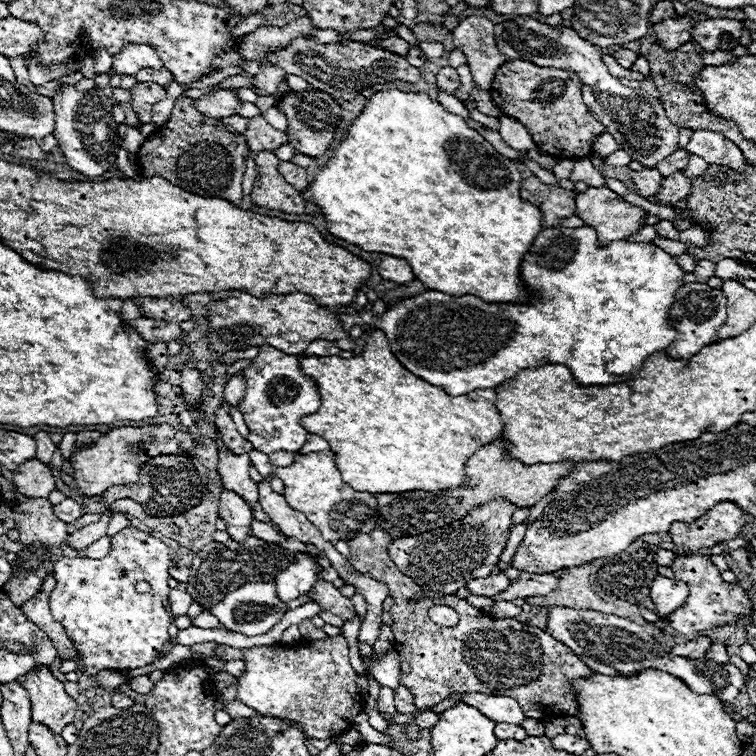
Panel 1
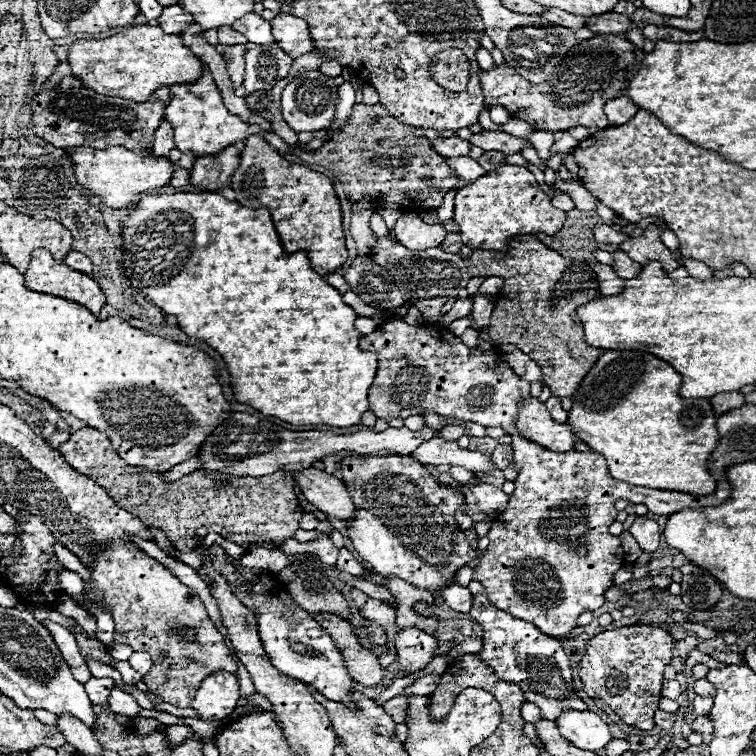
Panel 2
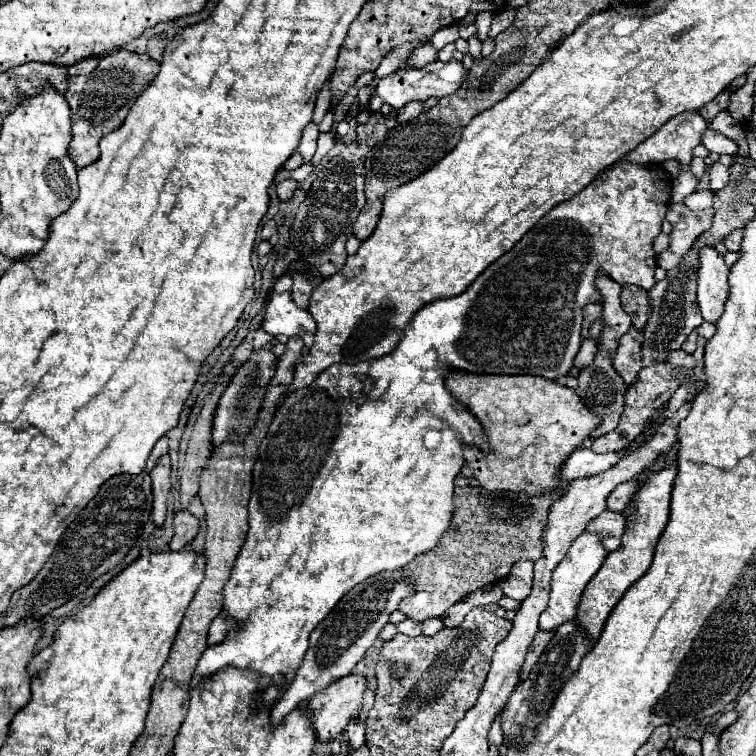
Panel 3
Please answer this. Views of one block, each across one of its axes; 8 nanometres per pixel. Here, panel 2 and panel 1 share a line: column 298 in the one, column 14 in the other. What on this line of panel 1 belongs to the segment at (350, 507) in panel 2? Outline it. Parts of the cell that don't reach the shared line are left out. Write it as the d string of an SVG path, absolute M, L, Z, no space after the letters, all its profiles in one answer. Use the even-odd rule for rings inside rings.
M36 458L32 462L24 462L12 476L14 488L28 498L48 498L48 494L56 488L54 476L46 464L40 464Z

